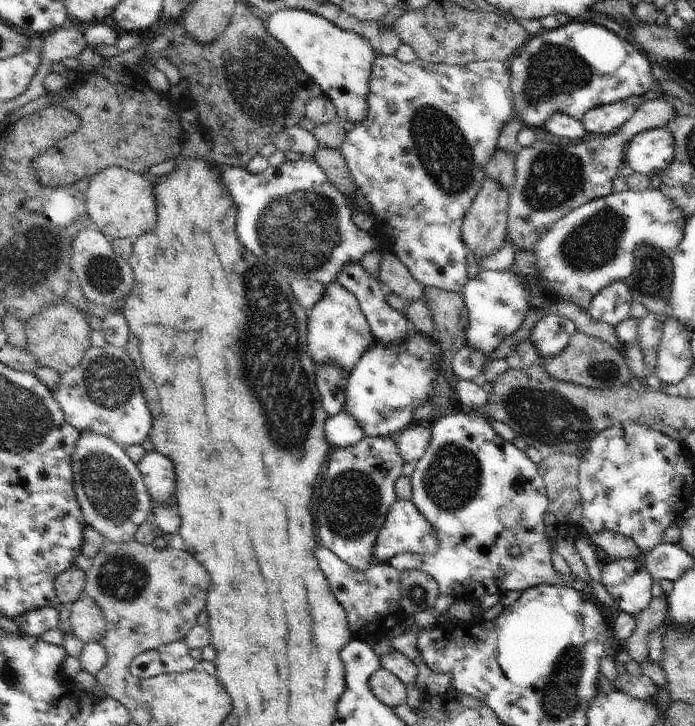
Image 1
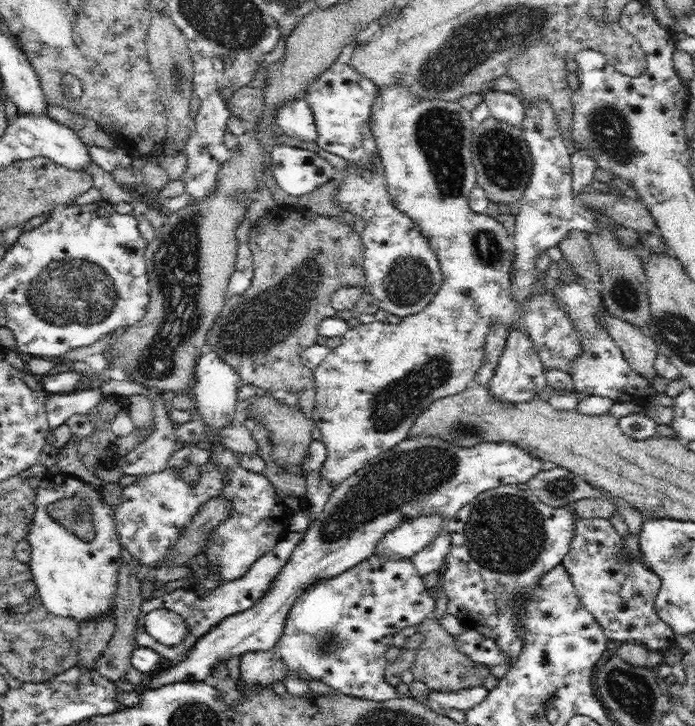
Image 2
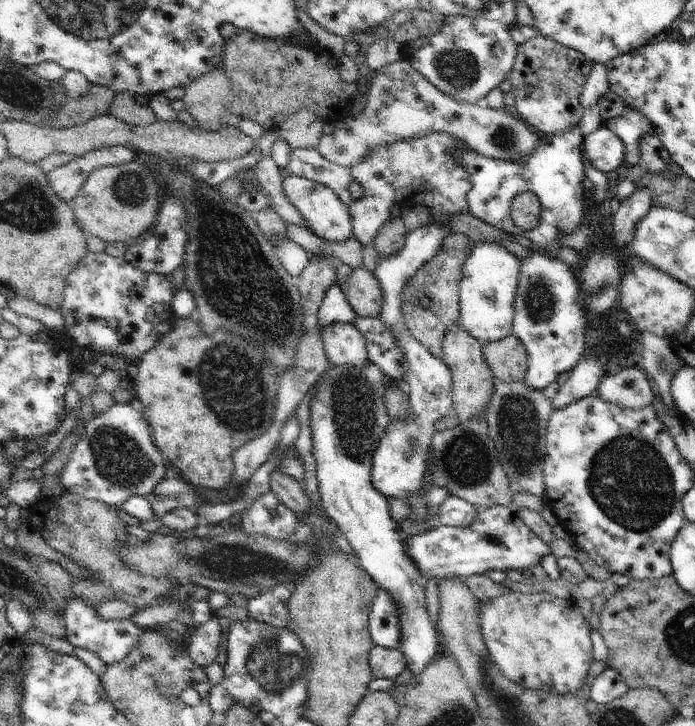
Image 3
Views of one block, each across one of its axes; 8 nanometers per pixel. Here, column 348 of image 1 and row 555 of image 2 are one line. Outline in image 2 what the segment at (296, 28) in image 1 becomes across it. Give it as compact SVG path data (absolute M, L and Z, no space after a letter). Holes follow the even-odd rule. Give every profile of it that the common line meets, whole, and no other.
M47 472L36 488L34 518L26 540L31 546L29 568L39 596L48 612L70 617L77 622L90 621L115 610L118 574L122 564L119 534L114 522L113 508L102 499L92 484L66 473ZM74 494L88 497L91 502L95 539L86 542L64 528L48 513L50 504Z

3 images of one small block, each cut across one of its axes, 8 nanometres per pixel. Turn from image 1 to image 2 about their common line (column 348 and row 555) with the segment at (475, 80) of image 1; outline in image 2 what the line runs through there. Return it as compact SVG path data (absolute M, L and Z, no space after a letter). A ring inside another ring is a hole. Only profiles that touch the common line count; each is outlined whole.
M212 463L201 466L198 482L193 485L186 483L180 472L168 467L157 473L138 475L130 486L123 487L119 504L113 508L121 545L144 567L158 568L164 565L180 532L194 518L194 512L198 512L206 500L218 497L224 484L226 471Z

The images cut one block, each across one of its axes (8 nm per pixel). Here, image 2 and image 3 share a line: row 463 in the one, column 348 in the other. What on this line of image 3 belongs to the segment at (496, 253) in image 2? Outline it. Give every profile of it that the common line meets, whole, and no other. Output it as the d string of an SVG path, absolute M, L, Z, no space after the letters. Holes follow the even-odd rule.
M334 322L322 330L324 352L333 366L366 366L366 340L353 324Z

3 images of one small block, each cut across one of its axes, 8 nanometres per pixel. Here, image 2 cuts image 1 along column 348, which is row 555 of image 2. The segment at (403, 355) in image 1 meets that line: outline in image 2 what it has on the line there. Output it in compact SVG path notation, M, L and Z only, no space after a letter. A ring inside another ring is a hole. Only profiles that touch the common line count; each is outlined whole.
M424 515L406 520L382 537L375 554L386 558L386 561L396 561L399 558L409 560L445 530L445 523L446 520L440 515Z

